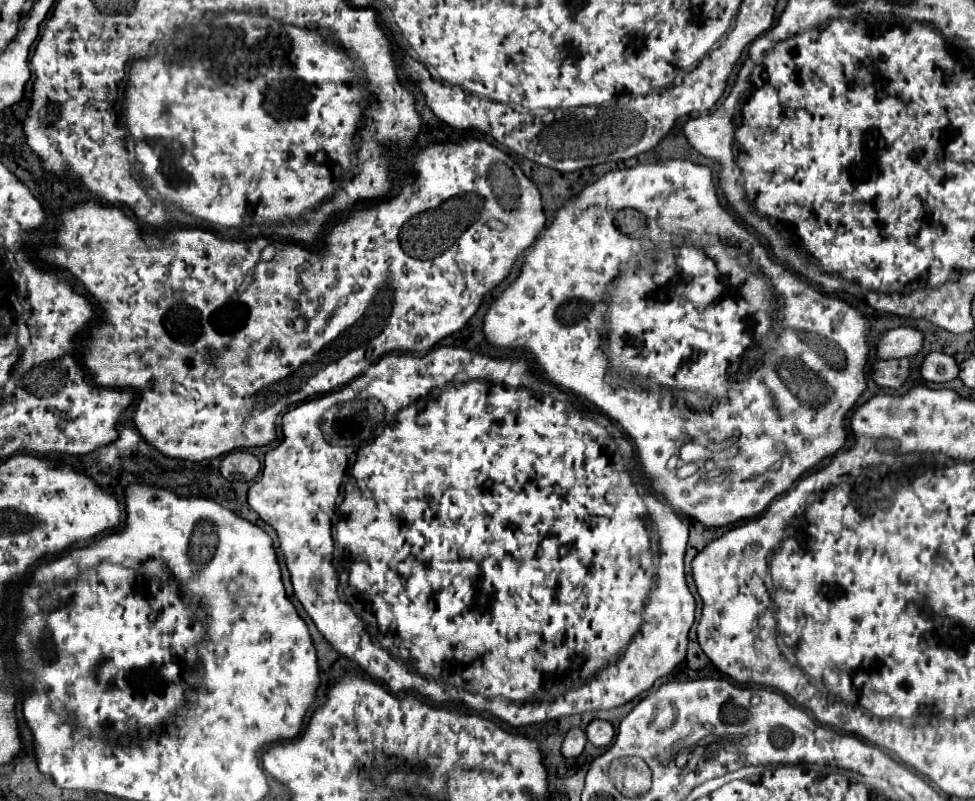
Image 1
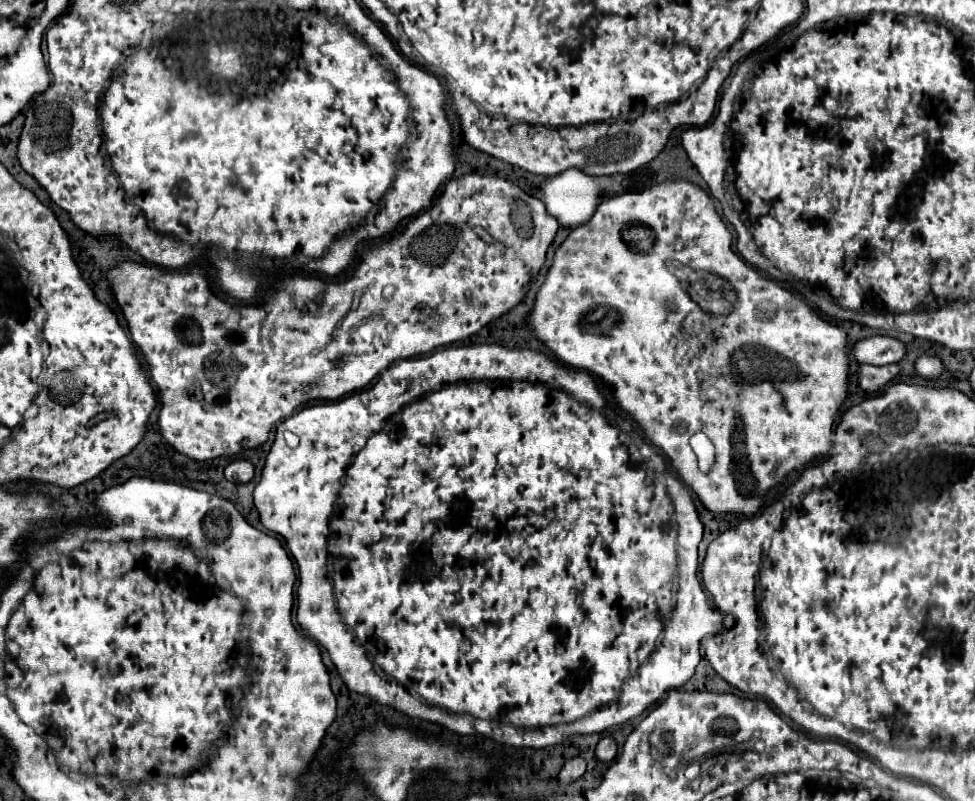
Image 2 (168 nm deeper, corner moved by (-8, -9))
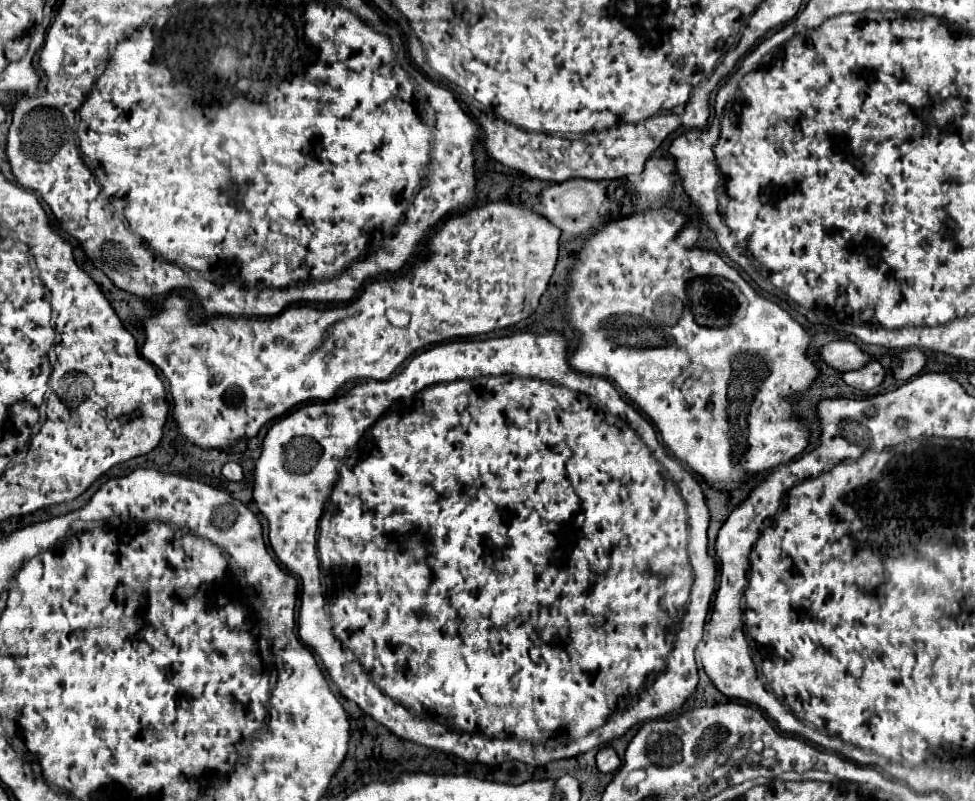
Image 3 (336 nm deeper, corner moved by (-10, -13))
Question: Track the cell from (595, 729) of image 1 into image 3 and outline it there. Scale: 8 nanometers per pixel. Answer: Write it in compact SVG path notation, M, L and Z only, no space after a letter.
M610 745L598 749L596 767L598 767L600 773L612 773L612 771L616 771L620 767L620 757L616 755L616 751Z

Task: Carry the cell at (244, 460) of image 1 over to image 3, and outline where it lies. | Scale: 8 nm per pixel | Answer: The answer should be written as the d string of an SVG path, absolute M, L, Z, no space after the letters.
M226 463L222 467L222 475L228 479L228 481L242 481L244 479L244 473L242 473L242 467L238 463Z

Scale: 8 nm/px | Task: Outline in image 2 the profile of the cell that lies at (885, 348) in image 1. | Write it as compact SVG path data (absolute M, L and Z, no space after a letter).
M866 337L854 343L852 355L858 363L890 365L898 363L906 353L906 345L892 337Z

